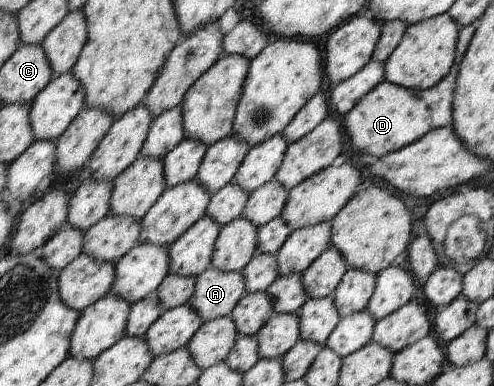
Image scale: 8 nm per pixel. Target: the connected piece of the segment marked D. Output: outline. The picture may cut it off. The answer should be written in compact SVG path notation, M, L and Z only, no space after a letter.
M477 23L460 28L456 45L457 56L452 70L436 86L419 91L384 81L368 91L345 116L345 122L343 122L343 129L349 135L353 149L379 159L416 142L431 130L452 123L452 103L459 65L462 62L461 57L465 55L476 28Z

